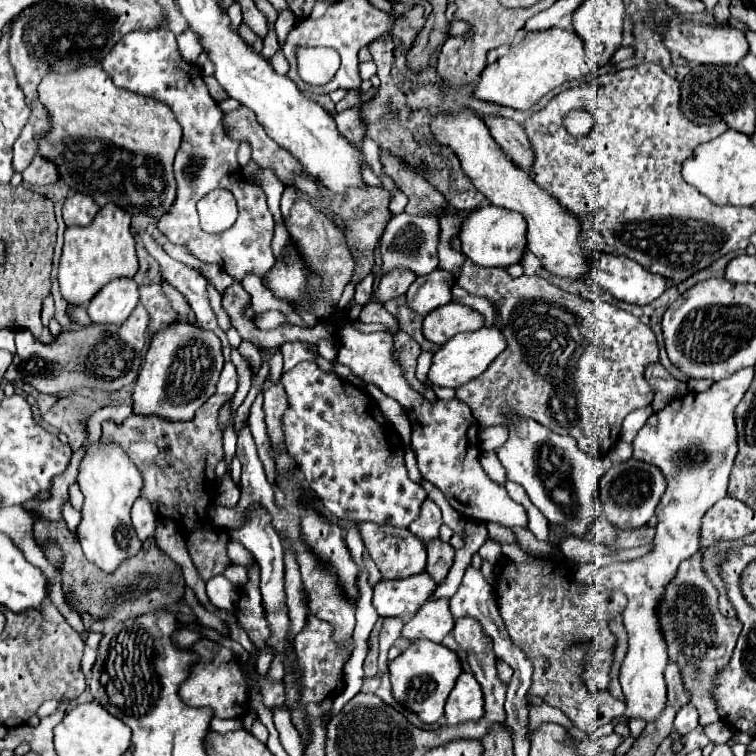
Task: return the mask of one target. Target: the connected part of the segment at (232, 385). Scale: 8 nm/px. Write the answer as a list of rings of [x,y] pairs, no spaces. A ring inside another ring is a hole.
[[[226,362],[222,374],[220,374],[220,382],[218,382],[218,394],[234,394],[238,388],[238,374],[232,362]]]

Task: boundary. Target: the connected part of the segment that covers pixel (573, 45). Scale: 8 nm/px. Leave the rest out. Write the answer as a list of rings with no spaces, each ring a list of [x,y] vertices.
[[[552,28],[536,34],[526,34],[520,42],[510,46],[508,54],[486,66],[476,88],[472,90],[472,96],[484,102],[510,106],[514,110],[528,110],[538,104],[540,98],[546,96],[550,90],[562,86],[564,82],[580,80],[588,74],[590,66],[582,40],[574,32]]]

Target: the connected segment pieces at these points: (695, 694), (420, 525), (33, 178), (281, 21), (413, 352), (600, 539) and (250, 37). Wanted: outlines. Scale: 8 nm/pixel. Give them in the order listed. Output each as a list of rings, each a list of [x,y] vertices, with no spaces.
[[[700,552],[680,564],[676,578],[666,588],[666,596],[658,608],[658,618],[664,632],[664,640],[668,644],[668,654],[680,666],[684,686],[692,692],[690,700],[700,712],[700,724],[718,722],[720,716],[710,696],[710,688],[718,670],[728,664],[728,658],[732,654],[732,644],[736,644],[742,624],[738,618],[724,618],[720,614],[718,594],[714,584],[702,572]]]
[[[428,498],[424,502],[424,506],[422,506],[420,518],[414,524],[410,524],[410,530],[416,536],[420,536],[424,542],[428,542],[428,540],[436,540],[438,538],[440,526],[442,526],[442,512],[436,506],[436,502]]]
[[[36,156],[32,164],[22,172],[22,176],[24,182],[30,182],[34,186],[46,186],[60,180],[58,168],[54,168],[54,164],[50,164],[50,160],[46,160],[44,156]]]
[[[280,12],[280,16],[278,16],[276,20],[276,34],[278,41],[282,45],[284,44],[287,35],[290,34],[292,26],[294,26],[294,14],[292,14],[292,12]]]
[[[398,330],[394,334],[394,348],[396,348],[396,356],[398,356],[398,362],[404,364],[404,370],[406,370],[406,378],[410,380],[410,384],[420,392],[424,388],[422,382],[416,380],[414,376],[414,370],[416,370],[416,360],[420,356],[420,344],[416,344],[416,340],[406,334],[404,330]]]
[[[598,518],[588,528],[588,532],[592,534],[592,540],[596,544],[604,544],[604,546],[612,546],[616,542],[616,536],[618,536],[618,528],[614,528],[606,518]]]
[[[244,24],[240,26],[238,34],[242,36],[242,40],[244,40],[244,42],[246,42],[246,44],[248,44],[248,46],[254,50],[254,52],[260,52],[260,50],[262,50],[262,40],[260,40],[260,38],[258,38],[254,32],[250,32],[250,30],[248,30]]]

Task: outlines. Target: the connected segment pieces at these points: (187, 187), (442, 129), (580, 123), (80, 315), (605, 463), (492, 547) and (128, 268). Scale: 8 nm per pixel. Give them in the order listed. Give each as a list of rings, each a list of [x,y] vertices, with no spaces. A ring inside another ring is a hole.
[[[170,30],[154,32],[130,32],[123,35],[112,48],[112,52],[102,60],[102,68],[110,74],[118,88],[130,90],[134,94],[150,96],[164,102],[176,116],[184,130],[182,146],[176,154],[174,174],[178,184],[178,196],[172,210],[158,220],[158,230],[174,244],[184,244],[190,254],[202,262],[216,262],[226,274],[238,282],[248,274],[264,276],[276,262],[270,242],[274,236],[274,218],[266,206],[266,196],[260,188],[250,186],[242,178],[242,170],[236,162],[238,142],[230,140],[222,126],[222,110],[208,94],[202,76],[196,68],[182,60],[178,54],[176,38]],[[212,188],[226,188],[238,200],[238,220],[234,228],[220,234],[206,234],[200,228],[196,204]]]
[[[464,108],[454,116],[446,116],[446,114],[436,116],[430,126],[434,136],[458,154],[462,162],[462,170],[472,178],[474,186],[494,206],[520,212],[526,218],[528,250],[540,258],[542,266],[548,272],[570,280],[586,278],[586,274],[590,272],[590,260],[580,240],[580,220],[574,218],[574,214],[570,214],[554,196],[542,190],[526,172],[522,172],[520,168],[516,168],[516,164],[506,160],[506,154],[490,136],[484,120],[480,120],[474,112]]]
[[[576,110],[566,116],[564,125],[572,136],[586,136],[590,132],[590,128],[594,126],[594,120],[586,118],[584,110]]]
[[[70,306],[68,318],[70,318],[74,324],[80,324],[80,326],[88,326],[88,324],[90,324],[90,318],[88,318],[84,306]]]
[[[512,416],[510,438],[496,454],[506,468],[506,478],[526,490],[532,504],[540,508],[550,524],[564,526],[568,534],[582,538],[590,520],[594,520],[594,516],[602,516],[598,482],[612,466],[610,458],[592,458],[578,448],[574,438],[554,434],[534,420],[516,416]]]
[[[486,540],[480,548],[480,556],[482,559],[488,560],[492,564],[495,564],[502,556],[502,551],[497,543],[491,540]]]
[[[106,204],[104,208],[100,208],[90,226],[66,228],[58,282],[68,304],[88,304],[92,296],[96,296],[96,292],[112,278],[132,278],[138,272],[136,240],[130,232],[130,220],[132,216],[128,212],[124,212],[116,204]]]

